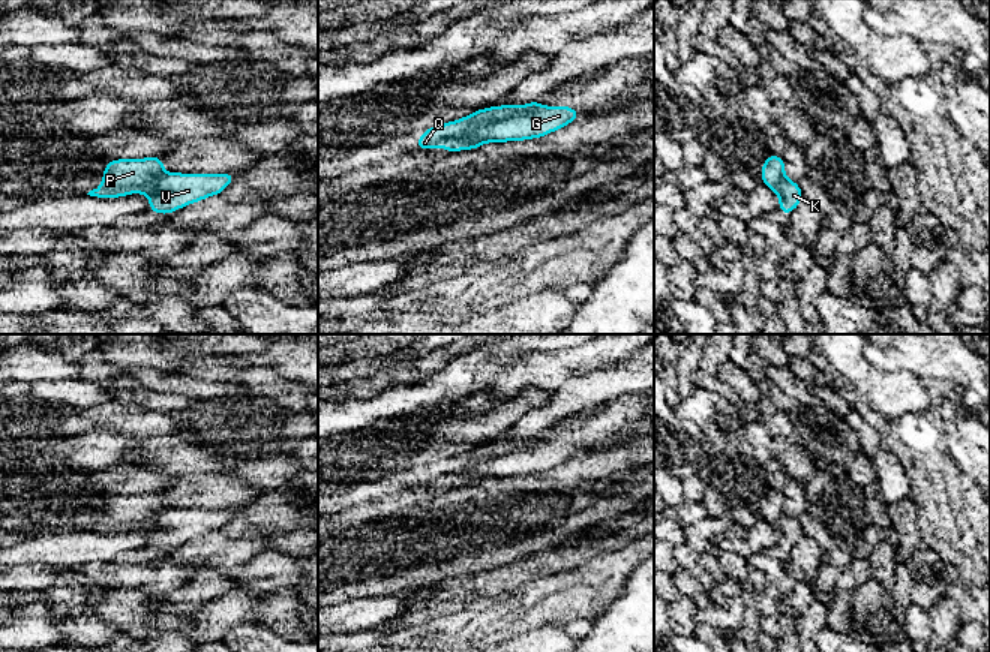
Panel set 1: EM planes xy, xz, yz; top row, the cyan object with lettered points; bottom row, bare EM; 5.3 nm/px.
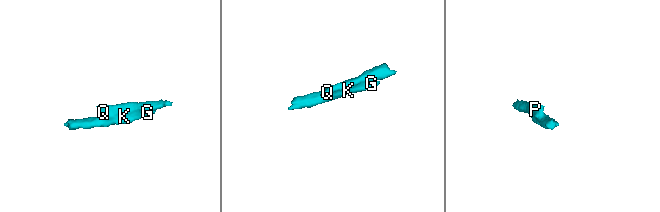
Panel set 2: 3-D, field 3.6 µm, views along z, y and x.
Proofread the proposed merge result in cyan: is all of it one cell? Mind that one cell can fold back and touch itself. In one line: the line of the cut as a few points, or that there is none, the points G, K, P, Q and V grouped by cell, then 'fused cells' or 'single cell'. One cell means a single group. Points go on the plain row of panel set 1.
cut in xz along (540, 441), (480, 462), (456, 475), (447, 475), (441, 481); G K V / P Q; fused cells

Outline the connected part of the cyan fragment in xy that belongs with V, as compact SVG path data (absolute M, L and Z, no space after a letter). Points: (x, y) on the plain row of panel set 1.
M236 508L166 510L142 528L150 535L147 547L166 552L186 541L220 531L234 516Z

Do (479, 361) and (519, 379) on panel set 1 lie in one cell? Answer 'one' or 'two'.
two

